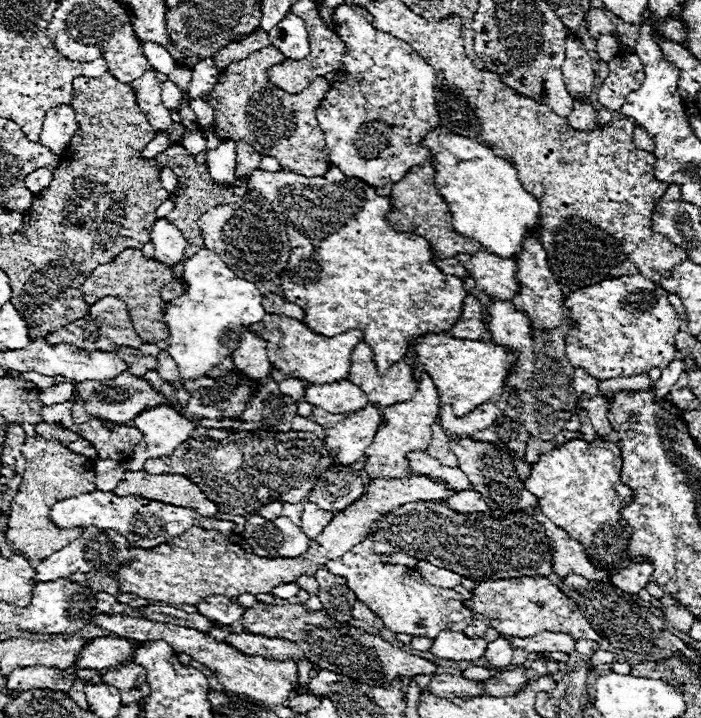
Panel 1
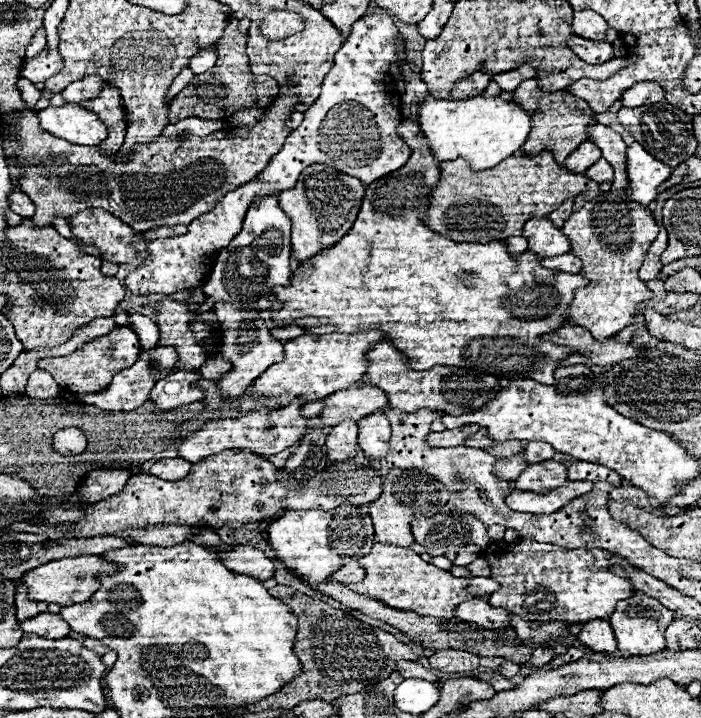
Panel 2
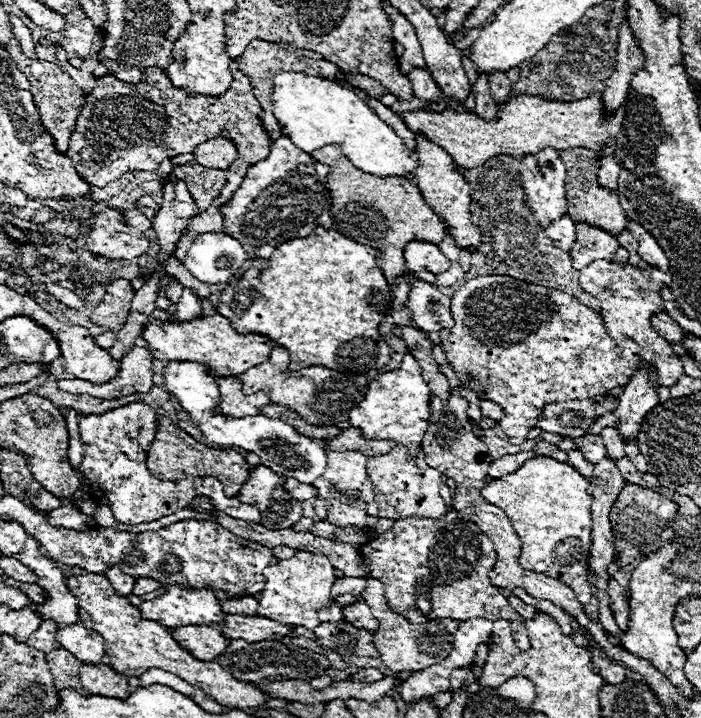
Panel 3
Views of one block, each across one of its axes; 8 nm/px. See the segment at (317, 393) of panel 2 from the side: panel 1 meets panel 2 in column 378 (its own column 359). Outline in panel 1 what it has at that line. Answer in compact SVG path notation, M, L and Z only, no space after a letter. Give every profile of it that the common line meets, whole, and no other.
M266 314L264 322L252 324L250 330L266 342L270 362L274 364L276 370L292 378L306 380L308 384L332 384L344 380L350 368L350 354L354 346L362 342L360 330L346 330L334 338L328 338L328 336L314 334L294 318L286 318L278 314Z

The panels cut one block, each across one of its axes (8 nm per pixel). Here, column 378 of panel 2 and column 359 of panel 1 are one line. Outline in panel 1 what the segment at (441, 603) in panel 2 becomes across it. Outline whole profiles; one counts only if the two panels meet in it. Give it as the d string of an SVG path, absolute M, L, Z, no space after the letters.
M366 538L342 558L334 560L332 572L348 580L348 588L354 590L356 598L364 602L376 616L380 616L390 632L434 640L442 630L460 632L470 626L474 614L464 606L462 594L450 588L436 588L428 584L414 568L382 562L382 554L374 554L373 545L374 542Z

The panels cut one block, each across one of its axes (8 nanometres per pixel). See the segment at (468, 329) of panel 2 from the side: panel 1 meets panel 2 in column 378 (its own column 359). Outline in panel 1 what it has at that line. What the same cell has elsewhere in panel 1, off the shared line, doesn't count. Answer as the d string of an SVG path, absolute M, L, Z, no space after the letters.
M254 170L242 180L248 190L256 190L272 202L278 220L286 226L290 238L290 258L280 274L280 286L288 302L304 310L304 324L322 336L336 336L344 330L362 330L364 342L374 352L378 372L386 372L404 358L410 342L430 332L446 332L460 316L462 302L468 296L464 282L456 276L442 274L434 262L430 244L416 234L400 234L386 224L390 202L378 196L370 184L360 178L332 178L332 170L324 176L302 176L294 172Z

